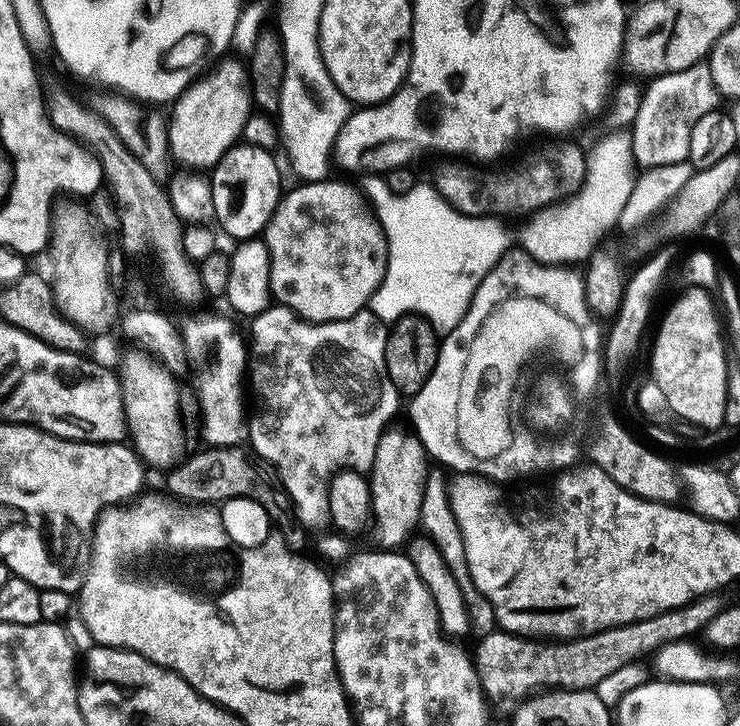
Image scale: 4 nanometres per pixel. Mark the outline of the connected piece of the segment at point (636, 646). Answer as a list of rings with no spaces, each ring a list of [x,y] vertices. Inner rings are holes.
[[[716,594],[699,596],[697,600],[692,600],[686,606],[671,608],[654,618],[614,626],[589,636],[575,636],[573,640],[553,640],[549,642],[544,638],[532,638],[528,643],[528,660],[524,660],[524,648],[520,648],[520,636],[516,640],[504,640],[504,644],[508,644],[508,648],[512,648],[512,652],[504,652],[504,668],[500,668],[500,664],[492,664],[492,656],[474,656],[476,673],[480,675],[480,680],[488,680],[488,690],[486,692],[500,692],[500,672],[504,672],[504,688],[508,688],[508,696],[518,696],[522,700],[535,690],[551,686],[592,690],[595,689],[598,682],[602,682],[602,678],[614,674],[614,670],[619,670],[621,666],[643,661],[645,659],[643,656],[651,657],[662,646],[673,644],[676,640],[695,637],[695,632],[696,635],[701,633],[707,627],[710,618],[719,614],[722,607],[720,598]]]

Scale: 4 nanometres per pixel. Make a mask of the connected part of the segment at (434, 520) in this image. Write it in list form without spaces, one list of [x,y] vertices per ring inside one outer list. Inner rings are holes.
[[[440,470],[429,471],[428,480],[424,483],[419,527],[436,544],[442,554],[442,558],[445,559],[446,566],[453,572],[454,579],[458,582],[459,589],[462,590],[465,606],[468,608],[471,631],[475,634],[477,632],[476,636],[481,638],[497,631],[498,625],[494,614],[494,606],[490,606],[490,602],[477,590],[470,578],[470,570],[466,562],[466,550],[462,542],[462,530],[454,518],[454,510],[448,501],[448,480],[446,476],[443,476],[443,474],[445,475],[443,471],[440,471],[441,473],[436,471]]]

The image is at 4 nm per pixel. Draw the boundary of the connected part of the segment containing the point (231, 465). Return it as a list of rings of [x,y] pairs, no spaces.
[[[244,444],[230,448],[208,446],[203,450],[205,452],[196,452],[193,456],[191,453],[167,473],[167,476],[169,475],[167,491],[177,501],[231,502],[234,498],[246,497],[262,504],[277,527],[286,525],[289,520],[291,522],[290,501],[272,465],[250,451]]]

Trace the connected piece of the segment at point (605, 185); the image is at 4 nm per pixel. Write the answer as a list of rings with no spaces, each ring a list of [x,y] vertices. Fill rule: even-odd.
[[[612,130],[606,134],[585,157],[587,170],[579,190],[562,201],[540,208],[527,219],[522,247],[541,264],[562,266],[585,261],[604,234],[619,223],[636,179],[635,173],[632,174],[636,166],[633,140],[626,130]]]

